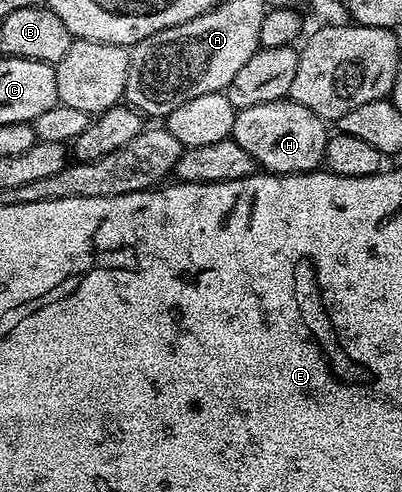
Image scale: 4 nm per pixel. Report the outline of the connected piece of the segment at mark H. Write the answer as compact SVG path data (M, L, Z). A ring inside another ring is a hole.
M288 97L267 101L263 105L251 105L240 108L234 117L234 127L231 138L247 153L262 172L271 175L294 175L318 170L325 161L325 146L330 137L330 132L325 131L326 120L320 119L311 109L299 105L294 99Z

